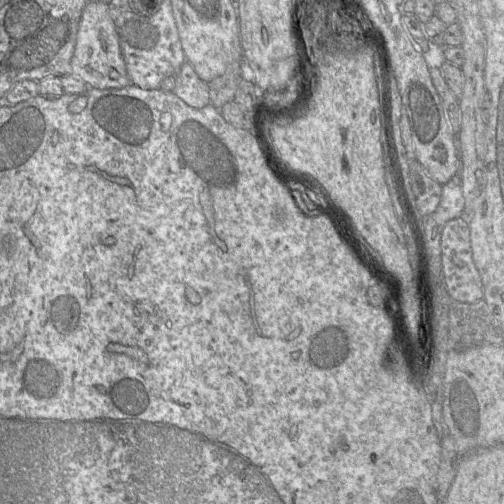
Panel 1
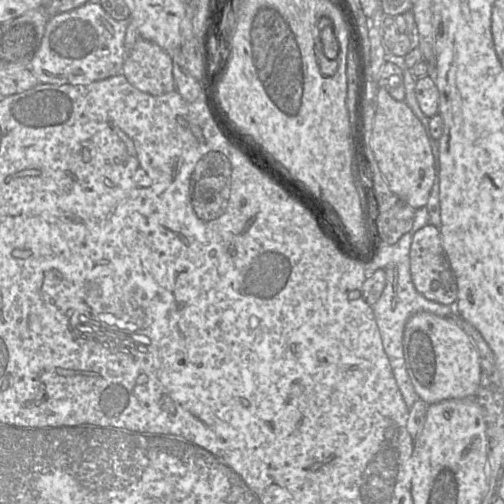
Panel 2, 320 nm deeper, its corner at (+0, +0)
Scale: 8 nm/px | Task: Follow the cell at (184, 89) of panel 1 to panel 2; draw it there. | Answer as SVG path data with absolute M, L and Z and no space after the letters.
M142 37L137 39L128 52L121 74L134 87L151 95L175 90L171 54Z

